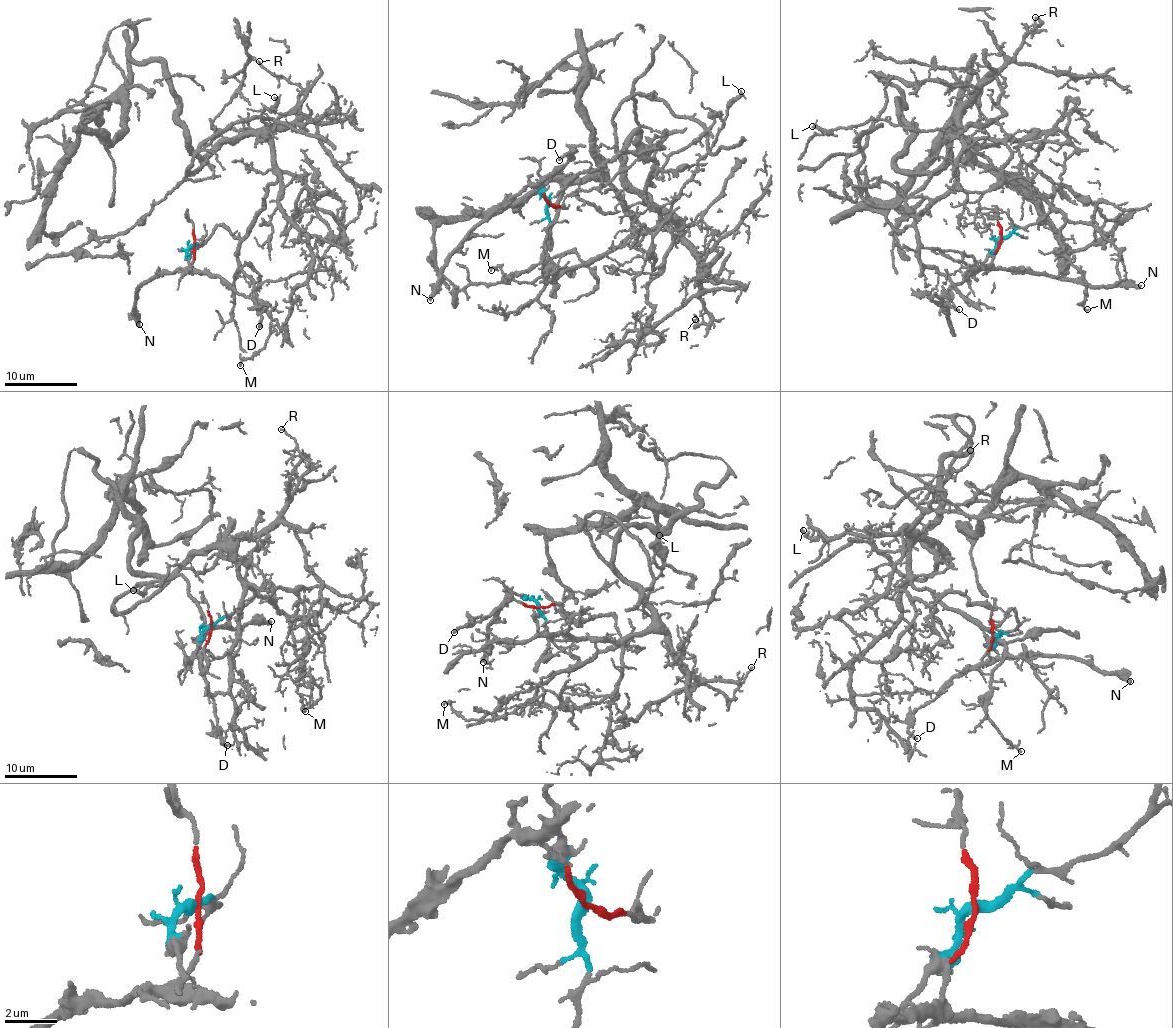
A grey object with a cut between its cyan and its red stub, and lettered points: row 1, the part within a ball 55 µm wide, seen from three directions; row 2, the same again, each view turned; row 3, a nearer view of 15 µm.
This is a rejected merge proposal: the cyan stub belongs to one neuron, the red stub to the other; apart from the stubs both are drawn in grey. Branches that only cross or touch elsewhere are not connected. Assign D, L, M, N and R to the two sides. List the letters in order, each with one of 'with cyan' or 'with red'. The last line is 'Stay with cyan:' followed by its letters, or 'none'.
D: with red
L: with cyan
M: with cyan
N: with red
R: with cyan
Stay with cyan: L, M, R

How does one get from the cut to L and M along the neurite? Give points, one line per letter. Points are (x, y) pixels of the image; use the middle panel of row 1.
L: (548, 205), (547, 252), (569, 275), (663, 220), (669, 224), (696, 160), (716, 142), (741, 90)
M: (548, 205), (547, 252), (569, 275), (573, 268), (554, 276), (550, 269), (521, 282), (498, 266), (490, 270)

